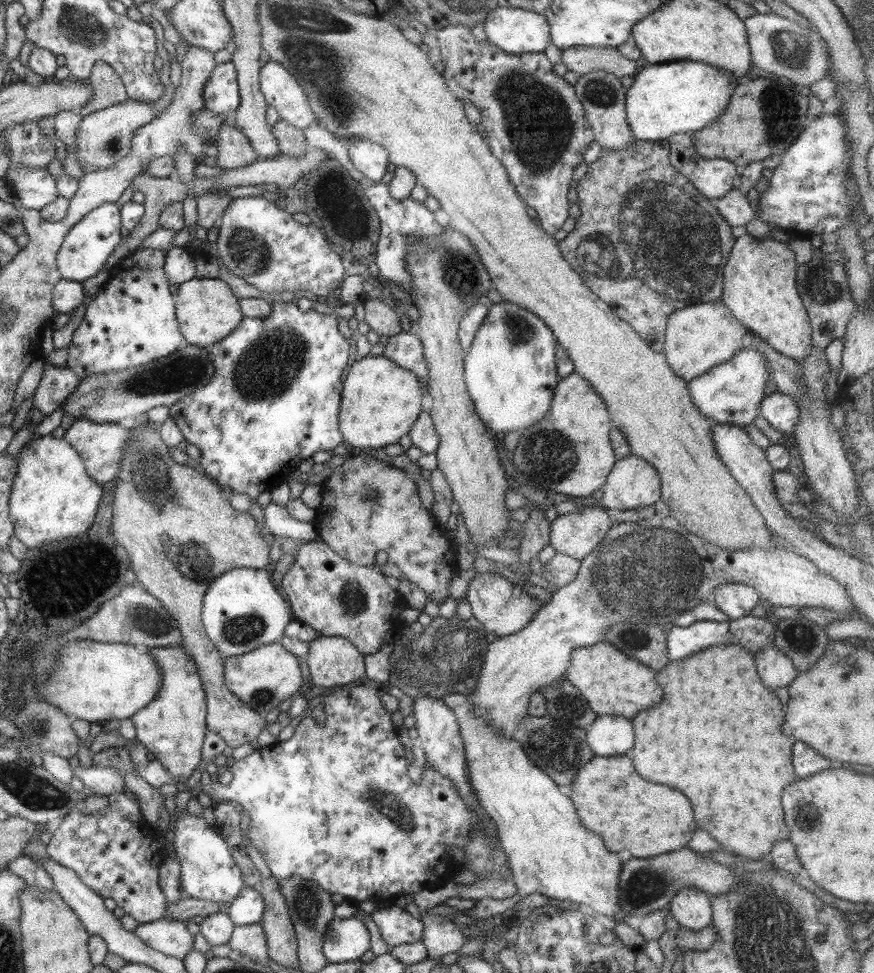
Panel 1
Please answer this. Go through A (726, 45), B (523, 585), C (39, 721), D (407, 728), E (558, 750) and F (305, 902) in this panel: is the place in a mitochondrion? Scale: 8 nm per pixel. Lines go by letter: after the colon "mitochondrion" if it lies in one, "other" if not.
A: other
B: other
C: mitochondrion
D: other
E: mitochondrion
F: mitochondrion

